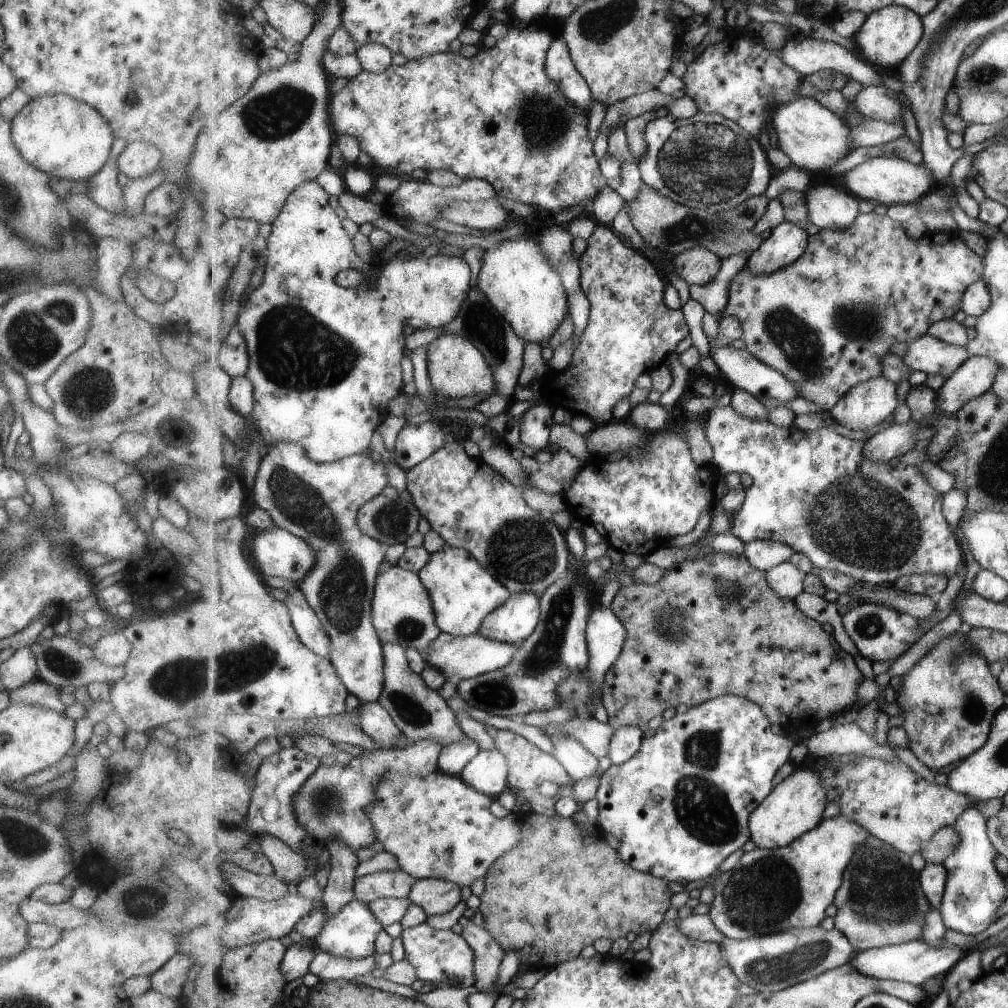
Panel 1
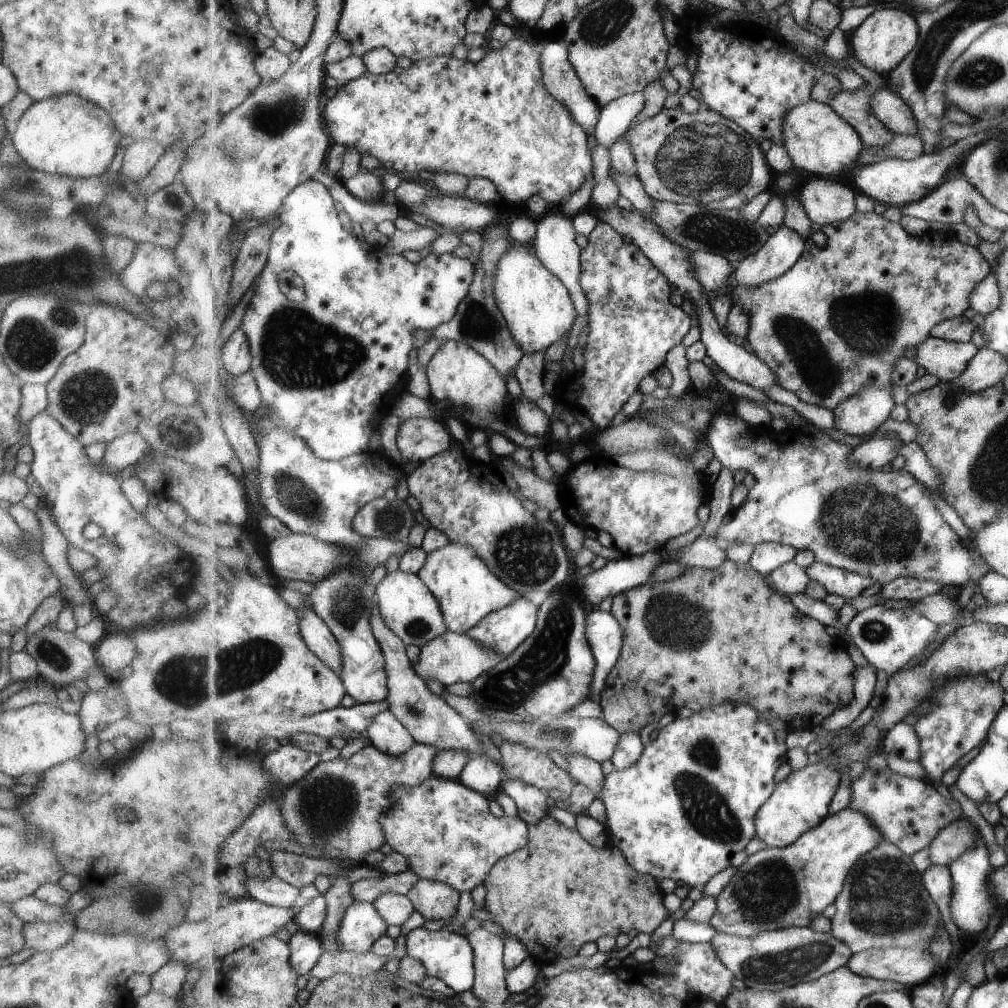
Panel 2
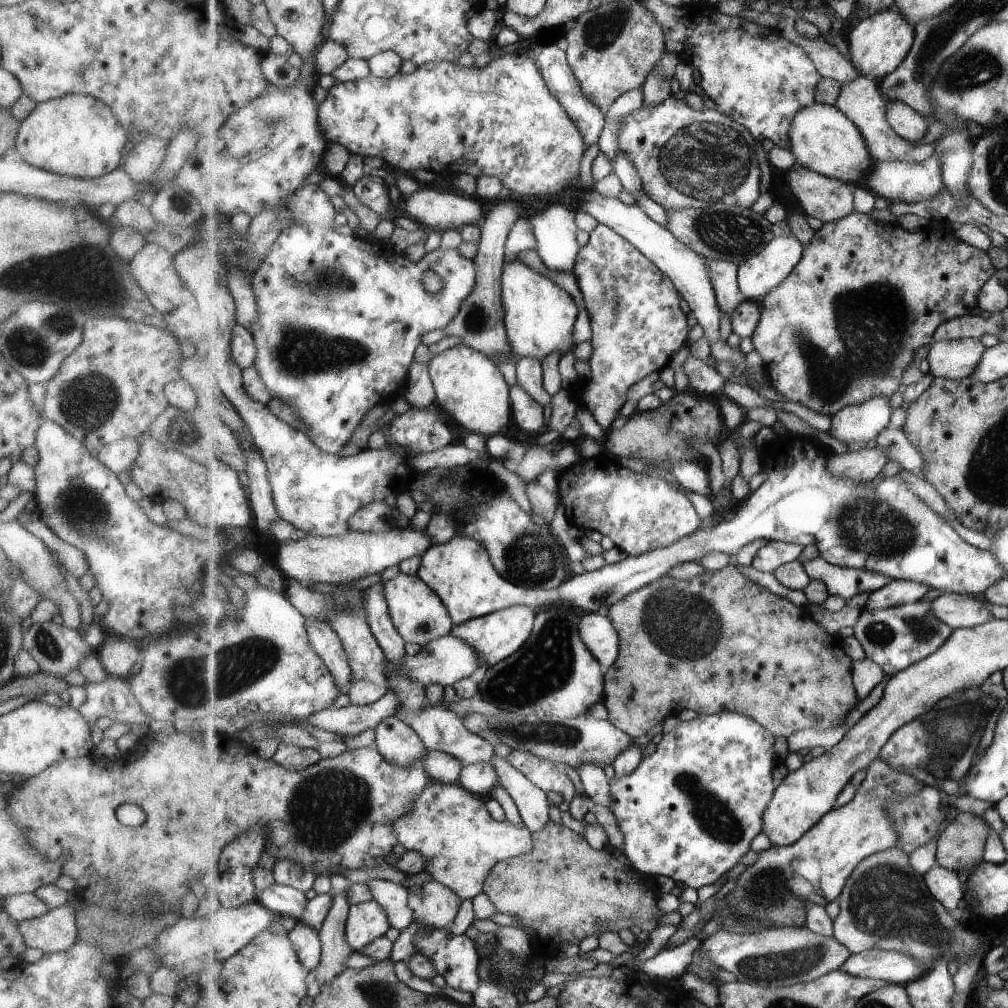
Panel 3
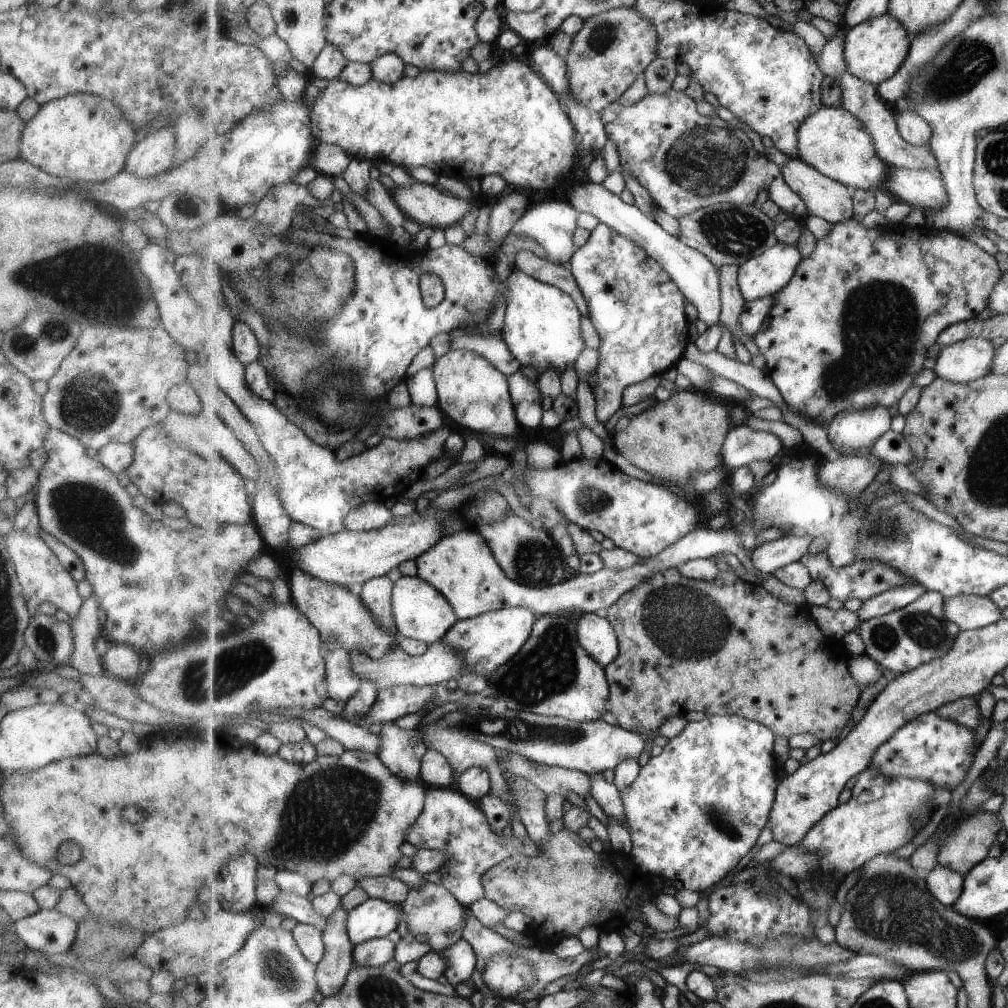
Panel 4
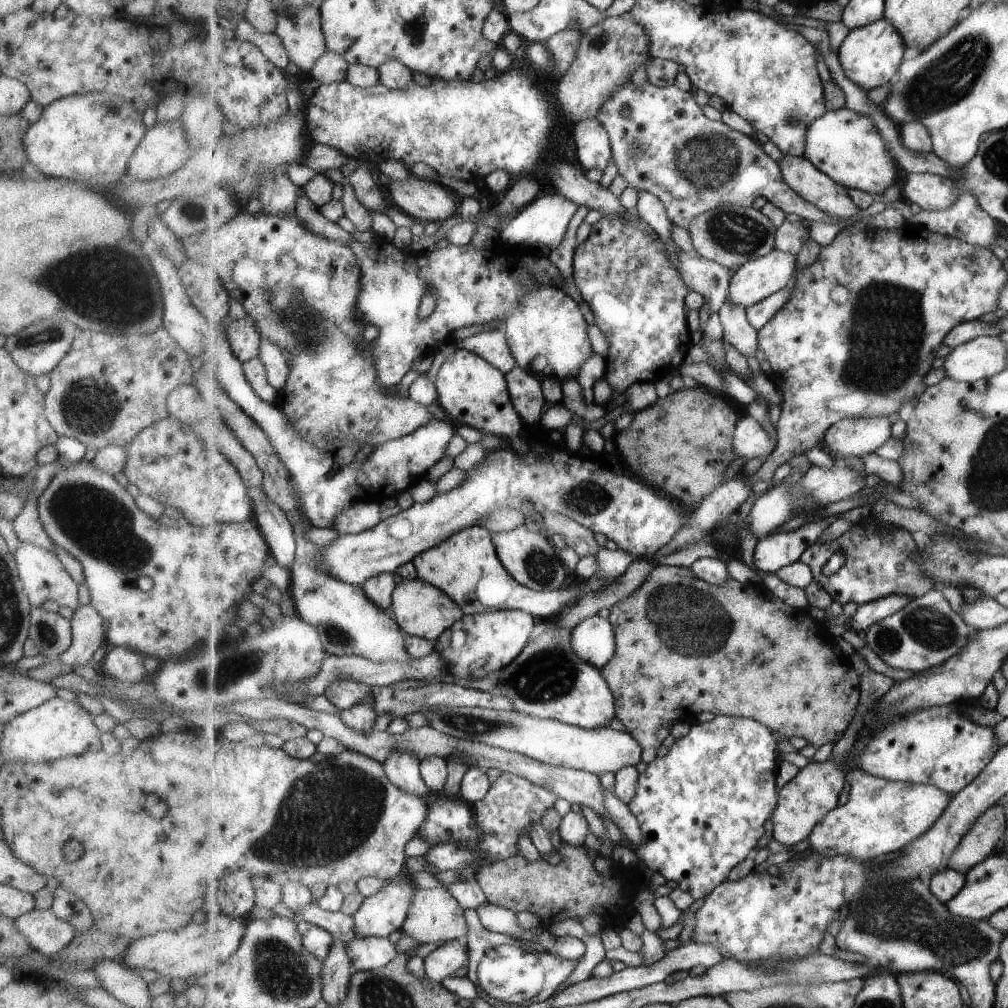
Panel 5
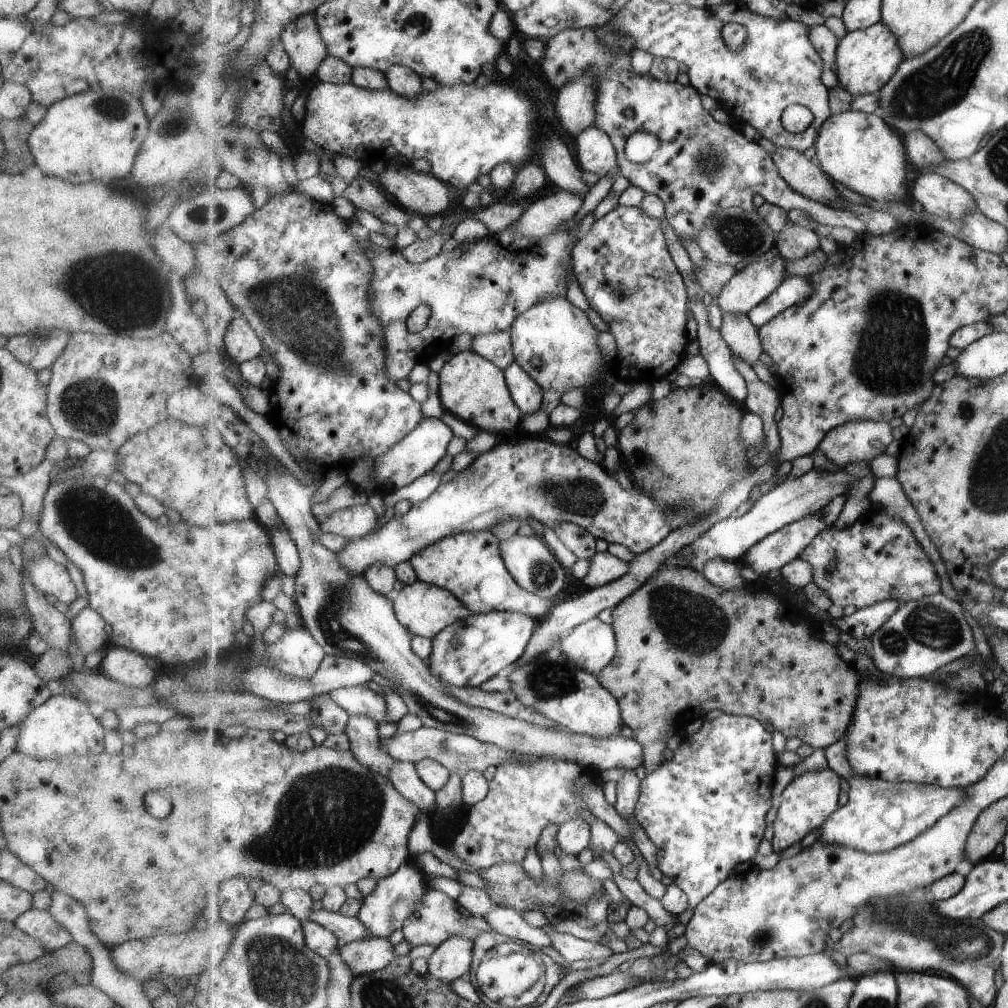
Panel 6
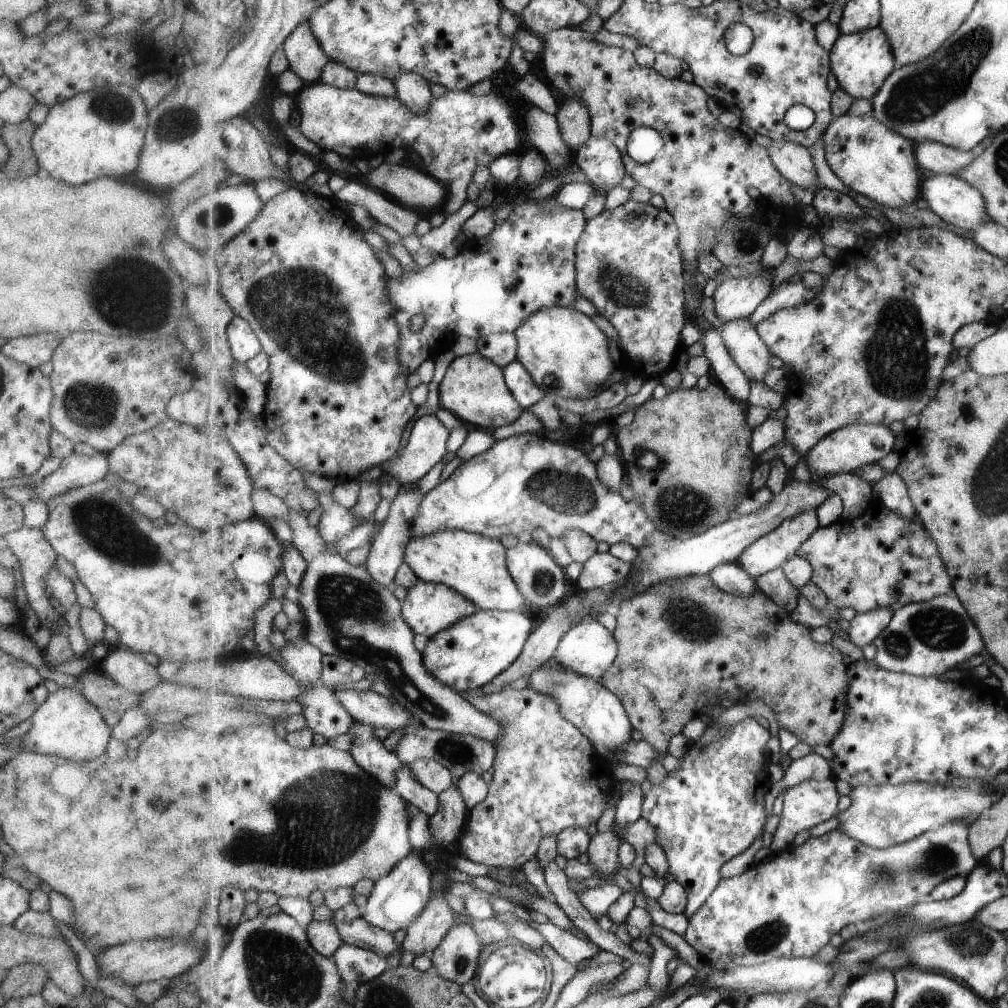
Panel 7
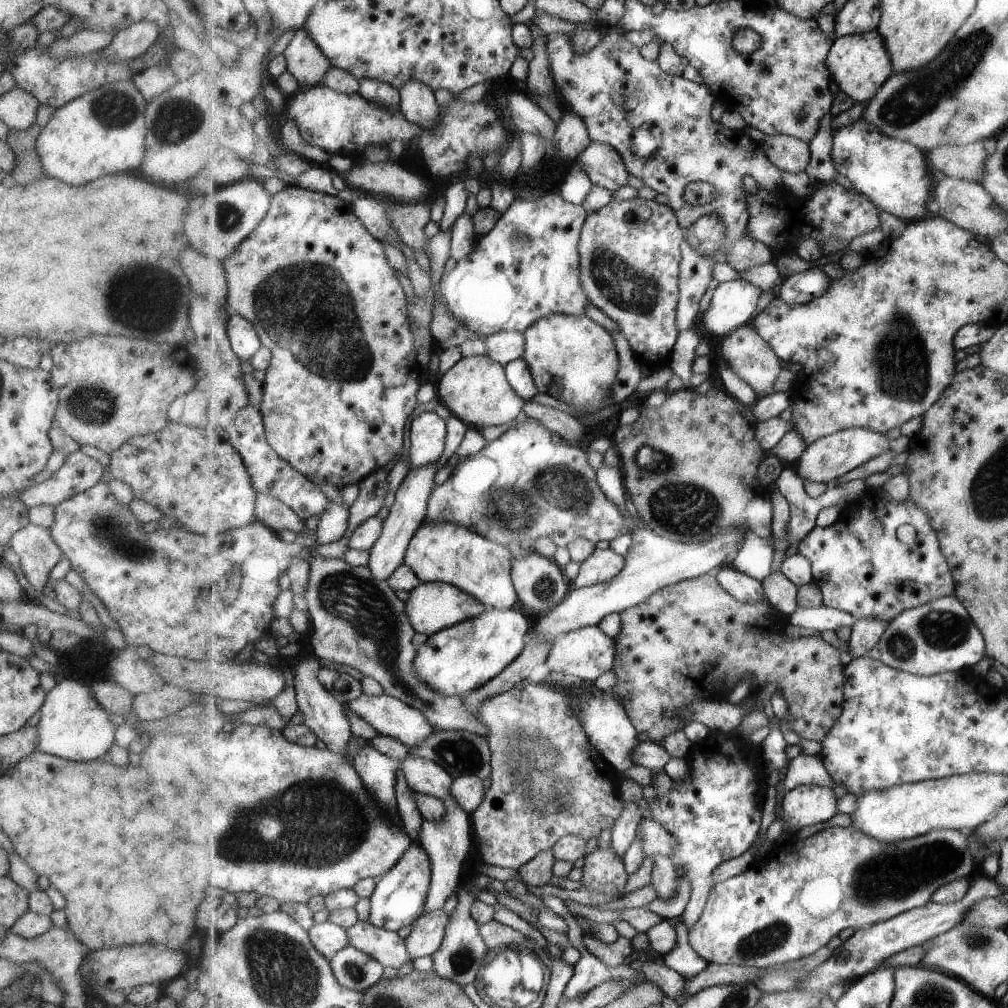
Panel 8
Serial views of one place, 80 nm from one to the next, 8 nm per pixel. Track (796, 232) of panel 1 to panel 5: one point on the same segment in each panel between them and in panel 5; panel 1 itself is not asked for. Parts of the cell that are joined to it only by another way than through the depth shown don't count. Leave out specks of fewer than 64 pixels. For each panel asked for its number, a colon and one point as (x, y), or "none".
2: (782, 250)
3: (763, 272)
4: (766, 275)
5: (758, 279)

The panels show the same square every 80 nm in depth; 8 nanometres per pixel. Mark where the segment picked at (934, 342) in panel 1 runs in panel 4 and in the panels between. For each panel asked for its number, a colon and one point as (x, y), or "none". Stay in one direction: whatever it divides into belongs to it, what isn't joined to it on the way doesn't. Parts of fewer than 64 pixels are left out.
2: (948, 360)
3: (958, 360)
4: (971, 359)

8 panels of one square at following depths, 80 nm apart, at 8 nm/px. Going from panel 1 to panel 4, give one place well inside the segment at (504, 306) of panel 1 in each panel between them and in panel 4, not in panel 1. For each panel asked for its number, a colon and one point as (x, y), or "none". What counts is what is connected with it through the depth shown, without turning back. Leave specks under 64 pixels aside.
2: (537, 305)
3: (540, 316)
4: (542, 325)

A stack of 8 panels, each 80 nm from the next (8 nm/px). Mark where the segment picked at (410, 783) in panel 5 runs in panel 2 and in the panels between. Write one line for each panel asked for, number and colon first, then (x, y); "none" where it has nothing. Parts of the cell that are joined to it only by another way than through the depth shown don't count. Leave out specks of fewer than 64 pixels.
2: (387, 733)
3: (400, 744)
4: (402, 751)

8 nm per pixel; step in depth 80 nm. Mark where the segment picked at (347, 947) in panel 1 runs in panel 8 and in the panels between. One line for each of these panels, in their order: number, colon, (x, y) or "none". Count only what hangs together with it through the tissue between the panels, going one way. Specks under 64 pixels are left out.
2: (363, 925)
3: (368, 920)
4: (376, 917)
5: (386, 912)
6: (394, 901)
7: (397, 899)
8: (399, 900)

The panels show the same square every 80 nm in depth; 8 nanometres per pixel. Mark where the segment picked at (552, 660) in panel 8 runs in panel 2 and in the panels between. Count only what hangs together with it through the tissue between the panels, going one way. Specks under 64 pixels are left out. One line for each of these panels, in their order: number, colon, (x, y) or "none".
2: (605, 632)
3: (599, 632)
4: (597, 634)
5: (594, 639)
6: (593, 645)
7: (590, 648)

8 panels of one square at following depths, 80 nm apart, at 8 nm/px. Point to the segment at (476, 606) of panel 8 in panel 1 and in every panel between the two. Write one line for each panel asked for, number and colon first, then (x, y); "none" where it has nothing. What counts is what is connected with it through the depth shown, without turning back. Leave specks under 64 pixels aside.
1: (404, 613)
2: (409, 608)
3: (419, 613)
4: (421, 612)
5: (423, 610)
6: (425, 609)
7: (429, 608)

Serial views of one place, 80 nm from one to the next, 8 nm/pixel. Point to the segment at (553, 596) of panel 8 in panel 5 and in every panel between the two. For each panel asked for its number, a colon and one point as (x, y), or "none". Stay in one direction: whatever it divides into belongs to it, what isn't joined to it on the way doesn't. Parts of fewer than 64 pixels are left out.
5: (531, 558)
6: (529, 560)
7: (540, 578)

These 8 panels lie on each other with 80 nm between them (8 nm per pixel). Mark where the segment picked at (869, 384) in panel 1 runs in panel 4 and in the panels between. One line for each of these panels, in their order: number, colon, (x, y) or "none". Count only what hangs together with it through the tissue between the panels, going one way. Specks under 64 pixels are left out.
2: (861, 415)
3: (863, 422)
4: (852, 429)

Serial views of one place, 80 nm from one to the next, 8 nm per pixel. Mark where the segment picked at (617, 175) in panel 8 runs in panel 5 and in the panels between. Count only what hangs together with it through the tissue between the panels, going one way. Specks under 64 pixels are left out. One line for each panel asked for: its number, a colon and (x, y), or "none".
5: (593, 143)
6: (596, 153)
7: (599, 158)

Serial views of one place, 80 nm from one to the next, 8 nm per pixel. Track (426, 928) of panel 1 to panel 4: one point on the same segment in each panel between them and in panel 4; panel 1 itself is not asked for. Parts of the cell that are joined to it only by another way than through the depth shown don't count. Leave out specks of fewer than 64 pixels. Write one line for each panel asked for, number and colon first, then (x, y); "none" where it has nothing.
2: (449, 956)
3: (457, 958)
4: (462, 961)

